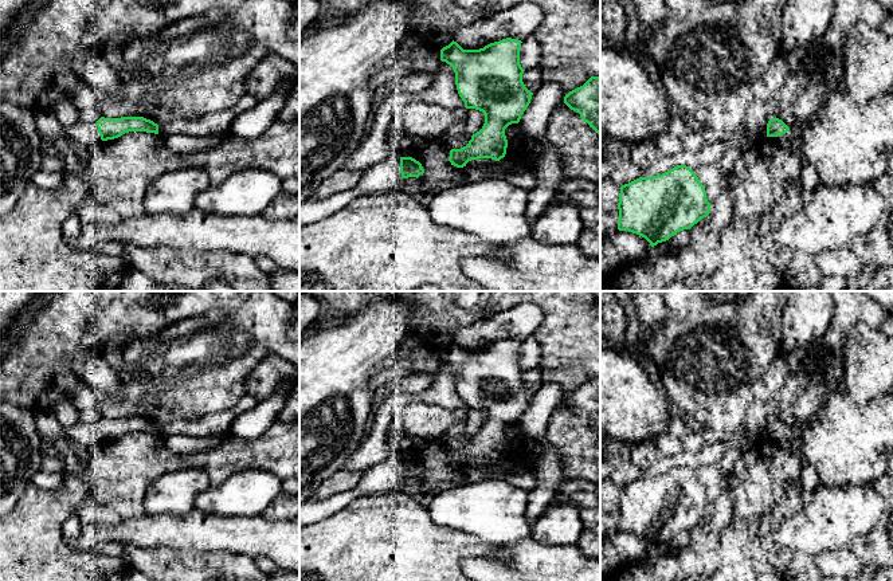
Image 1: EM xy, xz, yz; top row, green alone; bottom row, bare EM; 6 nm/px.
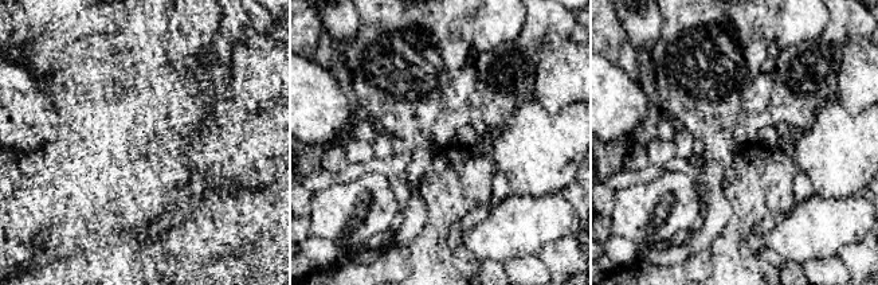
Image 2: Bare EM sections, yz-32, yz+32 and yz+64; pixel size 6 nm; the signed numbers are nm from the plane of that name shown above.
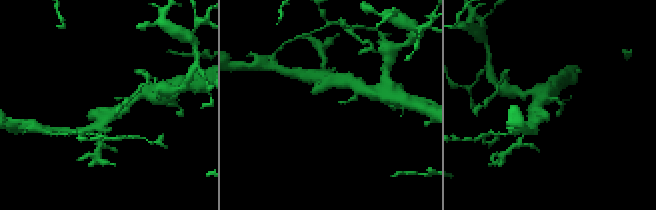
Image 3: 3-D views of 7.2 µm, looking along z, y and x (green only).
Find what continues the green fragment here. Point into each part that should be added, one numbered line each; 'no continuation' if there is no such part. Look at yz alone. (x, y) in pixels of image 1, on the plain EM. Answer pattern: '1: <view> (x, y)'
1: yz (784, 440)

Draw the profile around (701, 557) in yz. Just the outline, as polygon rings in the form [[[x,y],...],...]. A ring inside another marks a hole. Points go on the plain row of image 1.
[[[710,514],[690,529],[689,543],[675,554],[650,554],[620,564],[600,581],[685,581],[709,577],[721,565],[718,534],[713,531]]]

